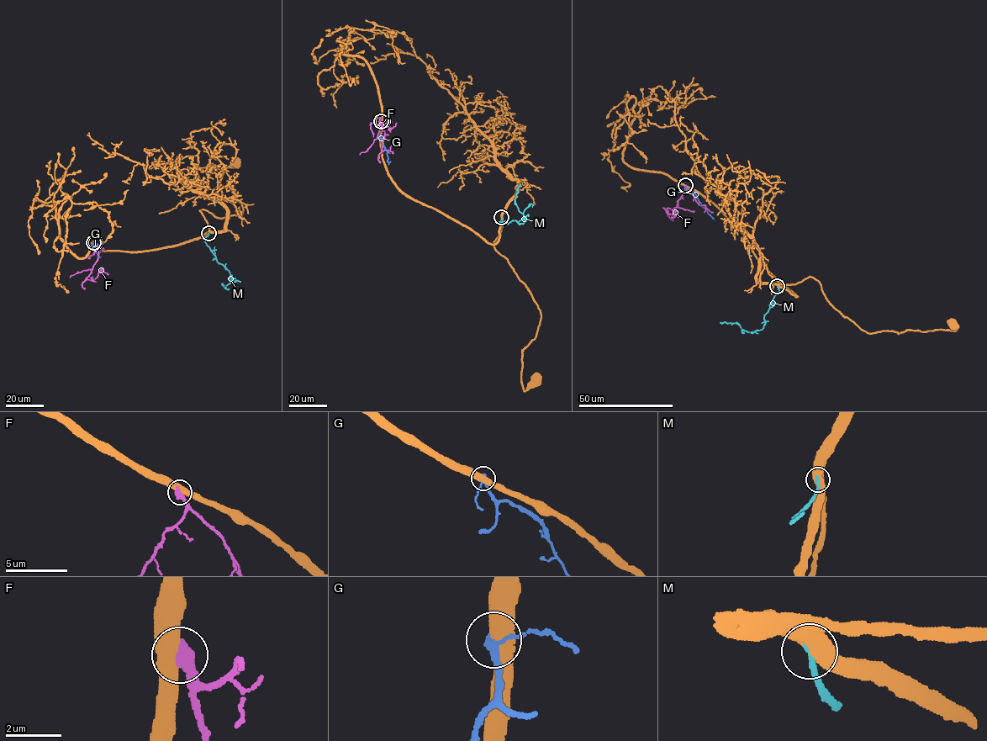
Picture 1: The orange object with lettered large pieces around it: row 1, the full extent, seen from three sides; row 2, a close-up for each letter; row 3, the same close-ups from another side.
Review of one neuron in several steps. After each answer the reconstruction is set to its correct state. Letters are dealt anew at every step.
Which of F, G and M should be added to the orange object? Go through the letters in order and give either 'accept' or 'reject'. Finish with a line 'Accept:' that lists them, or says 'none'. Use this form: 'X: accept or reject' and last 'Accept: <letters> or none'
F: reject
G: reject
M: accept
Accept: M

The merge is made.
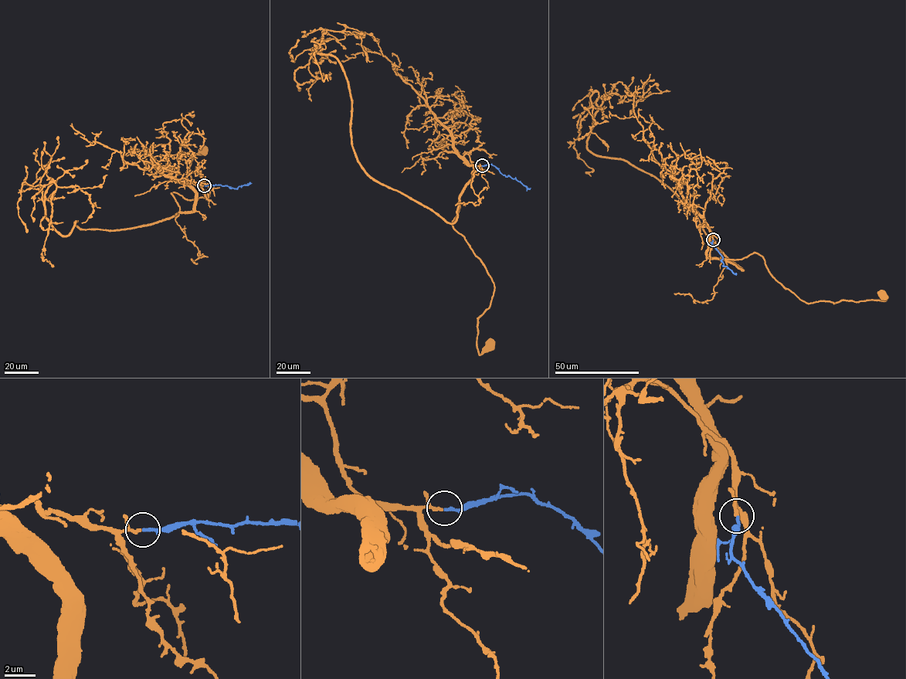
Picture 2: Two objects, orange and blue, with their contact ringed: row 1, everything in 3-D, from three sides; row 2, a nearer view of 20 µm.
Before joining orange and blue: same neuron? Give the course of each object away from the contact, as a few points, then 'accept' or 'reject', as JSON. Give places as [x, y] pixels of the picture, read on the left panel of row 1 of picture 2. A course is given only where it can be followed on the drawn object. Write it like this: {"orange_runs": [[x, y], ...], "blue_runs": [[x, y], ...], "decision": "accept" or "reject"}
{"orange_runs": [[204, 185], [188, 181], [194, 209], [180, 212], [171, 192], [209, 195], [189, 167], [205, 151]], "blue_runs": [[204, 185], [219, 185], [236, 188], [251, 183]], "decision": "accept"}

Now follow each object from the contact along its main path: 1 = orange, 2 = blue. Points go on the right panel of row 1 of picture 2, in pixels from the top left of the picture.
1: (712, 239), (704, 222), (707, 256), (758, 253), (777, 280), (807, 303), (883, 297)
2: (712, 239), (712, 244), (723, 258), (724, 266), (735, 274)

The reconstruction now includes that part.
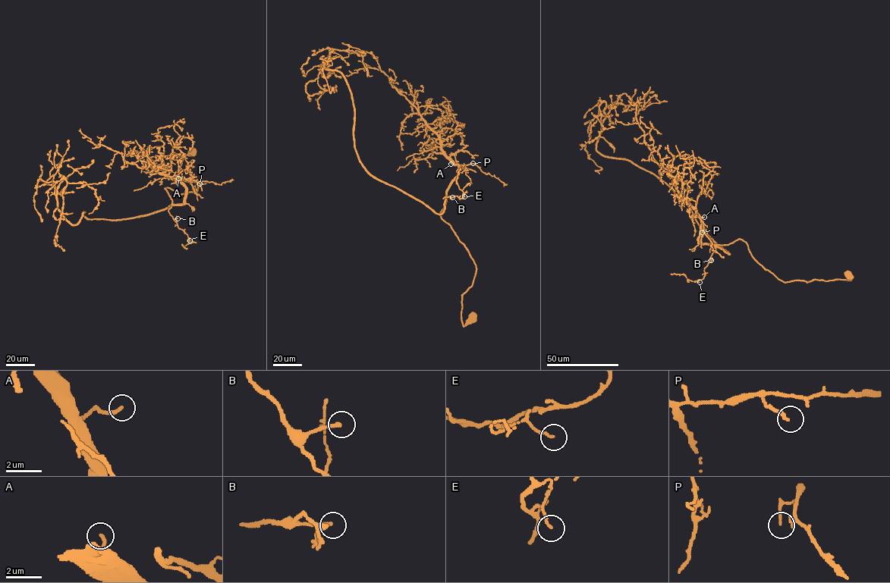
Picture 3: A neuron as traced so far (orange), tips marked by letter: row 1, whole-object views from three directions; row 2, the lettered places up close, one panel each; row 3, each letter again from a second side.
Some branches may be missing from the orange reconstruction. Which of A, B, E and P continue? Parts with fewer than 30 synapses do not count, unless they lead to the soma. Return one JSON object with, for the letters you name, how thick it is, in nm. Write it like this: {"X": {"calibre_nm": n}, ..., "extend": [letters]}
{"A": {"calibre_nm": 180}, "extend": ["A"]}

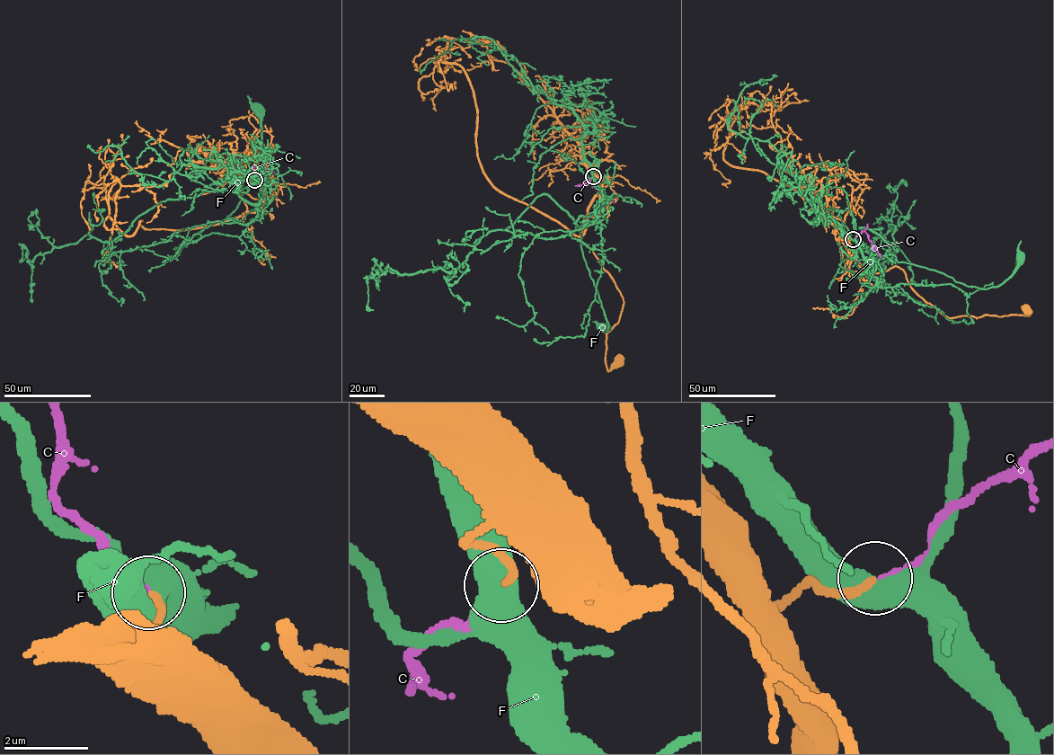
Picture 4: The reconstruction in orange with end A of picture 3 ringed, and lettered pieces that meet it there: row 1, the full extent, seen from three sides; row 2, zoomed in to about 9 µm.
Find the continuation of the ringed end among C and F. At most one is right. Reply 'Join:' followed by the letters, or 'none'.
Join: C

